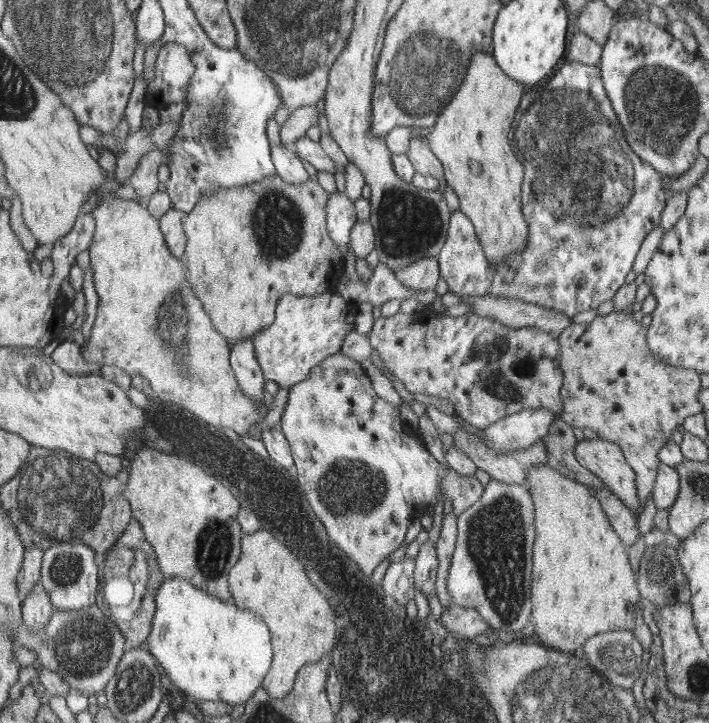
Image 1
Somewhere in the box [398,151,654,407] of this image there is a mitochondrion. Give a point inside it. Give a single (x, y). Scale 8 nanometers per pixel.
(499, 371)

